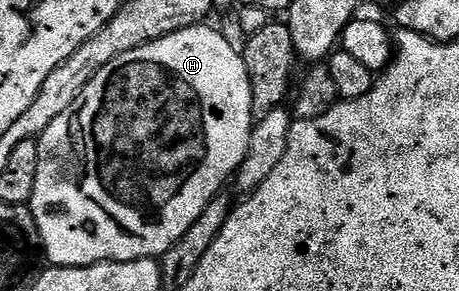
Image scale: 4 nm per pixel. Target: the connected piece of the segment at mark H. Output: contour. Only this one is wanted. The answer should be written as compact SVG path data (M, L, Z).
M210 24L193 26L192 28L184 28L180 32L172 32L168 36L164 36L160 40L152 40L148 44L144 44L140 48L136 48L132 52L124 52L124 56L116 56L116 60L112 60L112 64L104 64L104 68L100 68L100 72L96 72L96 76L88 84L88 88L84 88L84 92L76 100L76 104L72 104L72 108L68 112L60 112L60 116L56 116L56 120L52 120L52 124L48 124L48 128L37 139L38 151L40 152L40 164L36 168L36 188L32 200L28 204L34 212L34 219L38 225L38 231L42 237L42 253L45 261L51 267L55 266L94 266L98 262L131 262L132 260L140 260L141 258L161 259L162 255L168 252L168 248L172 248L172 244L176 244L176 240L180 240L180 236L184 236L184 232L188 232L188 228L192 228L192 224L196 224L196 219L200 217L200 212L204 212L204 208L208 208L208 204L215 196L223 193L226 181L235 177L238 165L244 160L244 156L248 152L248 144L250 143L250 131L254 129L256 119L254 109L252 108L252 88L250 87L250 73L243 60L239 47L234 47L224 35L218 30L213 30Z

